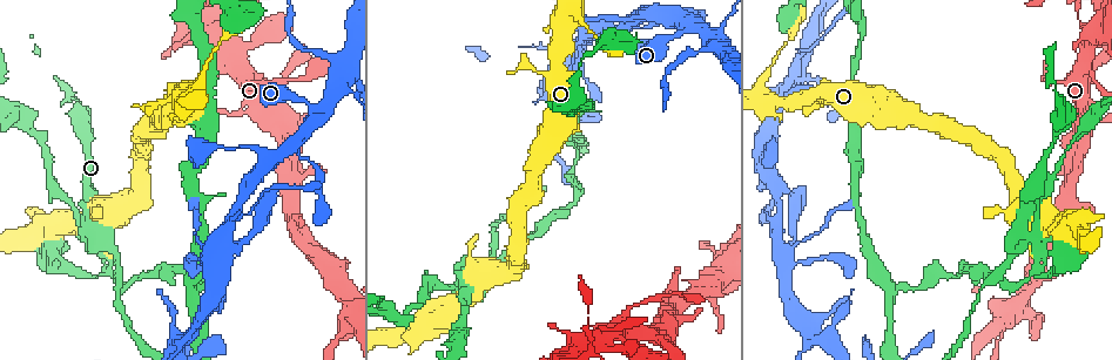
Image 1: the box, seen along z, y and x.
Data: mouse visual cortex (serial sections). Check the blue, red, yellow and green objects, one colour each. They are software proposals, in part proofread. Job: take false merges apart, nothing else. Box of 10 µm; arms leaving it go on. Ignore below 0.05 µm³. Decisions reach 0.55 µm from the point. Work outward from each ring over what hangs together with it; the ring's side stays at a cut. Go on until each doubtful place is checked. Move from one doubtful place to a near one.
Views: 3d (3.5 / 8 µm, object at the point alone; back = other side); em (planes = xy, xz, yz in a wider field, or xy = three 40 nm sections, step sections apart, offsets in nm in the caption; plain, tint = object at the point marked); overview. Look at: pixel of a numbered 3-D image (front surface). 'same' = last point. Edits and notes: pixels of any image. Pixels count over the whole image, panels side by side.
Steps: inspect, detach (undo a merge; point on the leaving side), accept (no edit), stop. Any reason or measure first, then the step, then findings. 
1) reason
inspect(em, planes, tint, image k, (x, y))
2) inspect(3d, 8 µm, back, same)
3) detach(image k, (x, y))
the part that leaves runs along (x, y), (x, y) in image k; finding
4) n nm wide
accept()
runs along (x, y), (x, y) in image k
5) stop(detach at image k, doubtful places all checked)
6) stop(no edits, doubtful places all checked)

four-way junction
inspect(3d, 3.5 µm, back, image 1, (1021, 227))

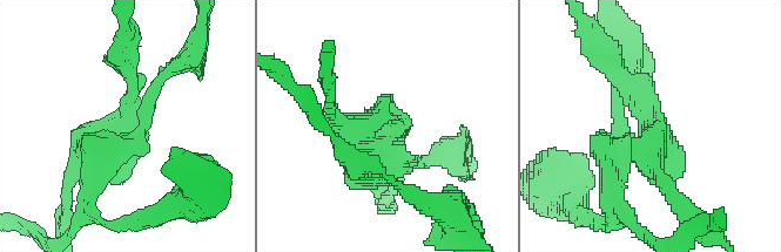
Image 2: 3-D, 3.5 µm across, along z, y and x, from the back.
shape alone is not enough
inspect(em, xy, step 5, tint, image 2, (649, 124))

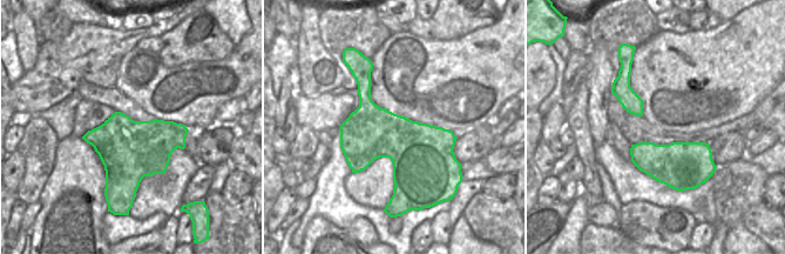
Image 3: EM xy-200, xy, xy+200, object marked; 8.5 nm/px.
accept()
runs along (125, 60), (135, 114), (102, 164) in image 2; continuous, no second cell

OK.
three arms meet
inspect(em, planes, tint, image 1, (110, 269))

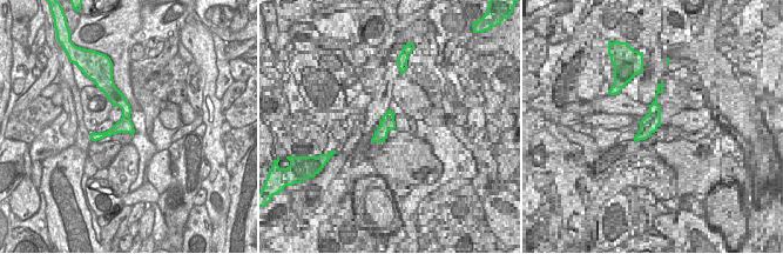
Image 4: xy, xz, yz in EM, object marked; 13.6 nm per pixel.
see where the arms go
inspect(3d, 3.5 µm, same)

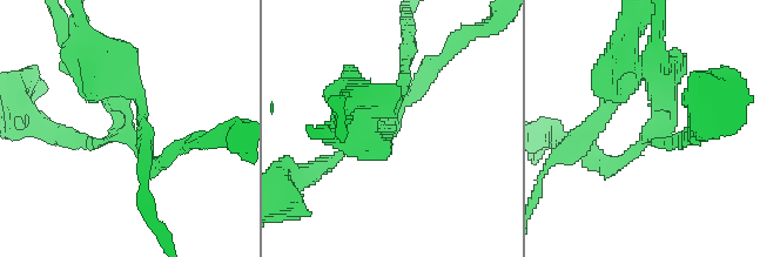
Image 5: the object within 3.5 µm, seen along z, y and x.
3 arms; arms of 150, 200, 350 nm
accept()
runs along (99, 68), (128, 140), (160, 162) in image 5; one cell here

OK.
three-way junction
inspect(3d, 8 µm, image 1, (569, 144))

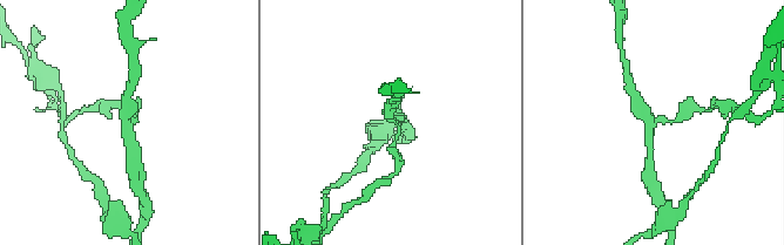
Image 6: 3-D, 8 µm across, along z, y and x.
3 arms; arms of 150, 250, 300 nm
inspect(em, xy, step 1, tint, same)

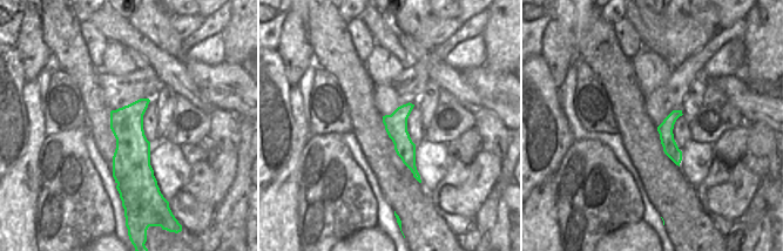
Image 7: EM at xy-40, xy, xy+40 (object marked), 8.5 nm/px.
accept()
runs along (409, 106), (400, 138), (413, 169) in image 7; all the same cell

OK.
calibre changes
inspect(3d, 3.5 µm, image 1, (567, 110))

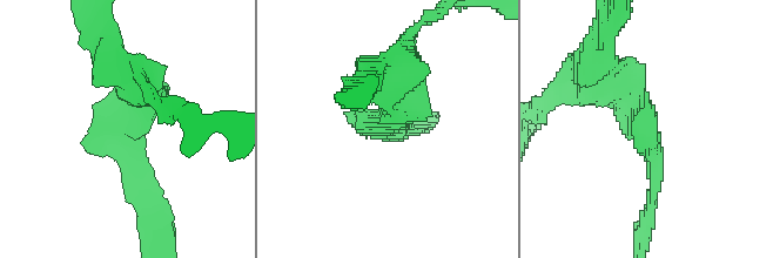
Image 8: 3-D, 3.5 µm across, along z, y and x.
inspect(em, xy, step 3, tint, image 8, (651, 141))

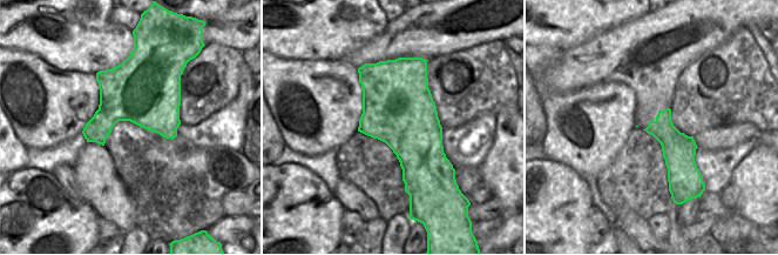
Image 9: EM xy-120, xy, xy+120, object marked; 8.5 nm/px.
accept()
runs along (149, 214), (127, 146), (141, 99) in image 8; all the same cell

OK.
stop(no edits, doubtful places all checked)

